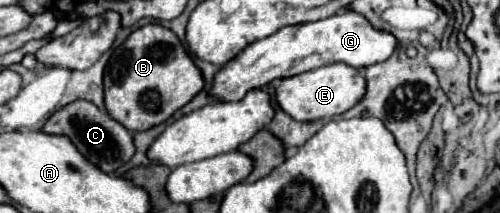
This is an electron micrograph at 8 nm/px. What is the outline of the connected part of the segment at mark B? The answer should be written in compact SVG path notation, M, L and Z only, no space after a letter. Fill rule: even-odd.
M159 23L135 29L125 43L113 51L105 67L105 109L131 133L167 121L201 89L201 71L195 67L177 35Z

